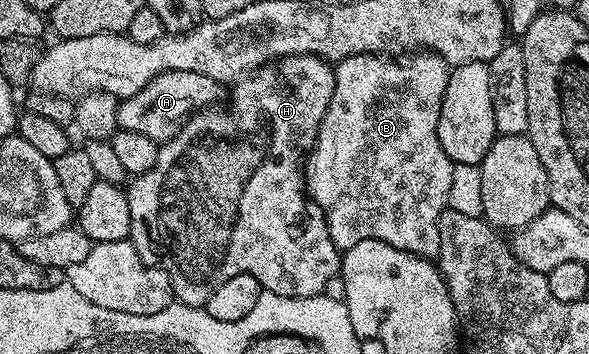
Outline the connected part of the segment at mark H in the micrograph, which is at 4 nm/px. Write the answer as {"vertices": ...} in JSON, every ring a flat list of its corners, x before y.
{"vertices":[[285,56,274,62,268,62,263,65,262,68,255,69,254,72,235,81,233,87,229,92,229,100,231,96,231,116,227,112,215,112,219,110,200,110,195,115,188,118,177,135,171,140,162,141,159,144,159,153,157,154,157,162,153,166,153,170,149,170,145,174,134,177,130,181,131,188,126,189,127,197,129,198,129,218,131,219,131,234,130,241,135,245,137,254,141,254,141,258,149,266,154,268,163,268,169,274,169,282,173,286,175,291,175,300,181,304,188,304,194,308,201,308,206,305,207,299,213,294,213,290,217,290,217,286,221,286,221,282,229,282,229,278,237,278,237,274,249,273,253,278,257,278,260,289,265,292,272,292,273,294,281,294,282,296,318,296,324,291,323,288,331,279,338,277,341,272,341,250,333,242,333,238,329,234,329,226,325,222,322,212,318,210,312,210,309,207,308,197,305,195,305,157,308,155,310,149,315,146,315,139,319,136,319,123,323,120,323,115,327,112,327,107,331,101,331,95,333,94,333,86,335,85,335,73,332,65,328,61,323,60,320,56]]}

